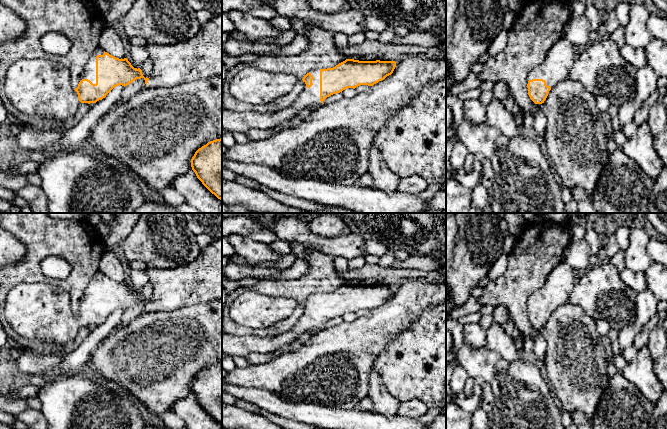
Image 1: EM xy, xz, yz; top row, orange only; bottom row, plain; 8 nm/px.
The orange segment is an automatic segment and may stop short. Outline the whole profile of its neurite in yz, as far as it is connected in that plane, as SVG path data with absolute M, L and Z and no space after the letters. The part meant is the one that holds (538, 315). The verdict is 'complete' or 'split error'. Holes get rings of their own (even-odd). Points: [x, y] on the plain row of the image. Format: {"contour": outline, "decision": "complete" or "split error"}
{"contour": "M563 261L546 277L542 286L528 299L528 319L535 328L542 328L549 315L563 304L569 304L569 295L577 280L574 269Z", "decision": "split error"}

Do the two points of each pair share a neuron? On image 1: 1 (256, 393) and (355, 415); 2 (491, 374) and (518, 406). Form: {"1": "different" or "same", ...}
{"1": "same", "2": "same"}

